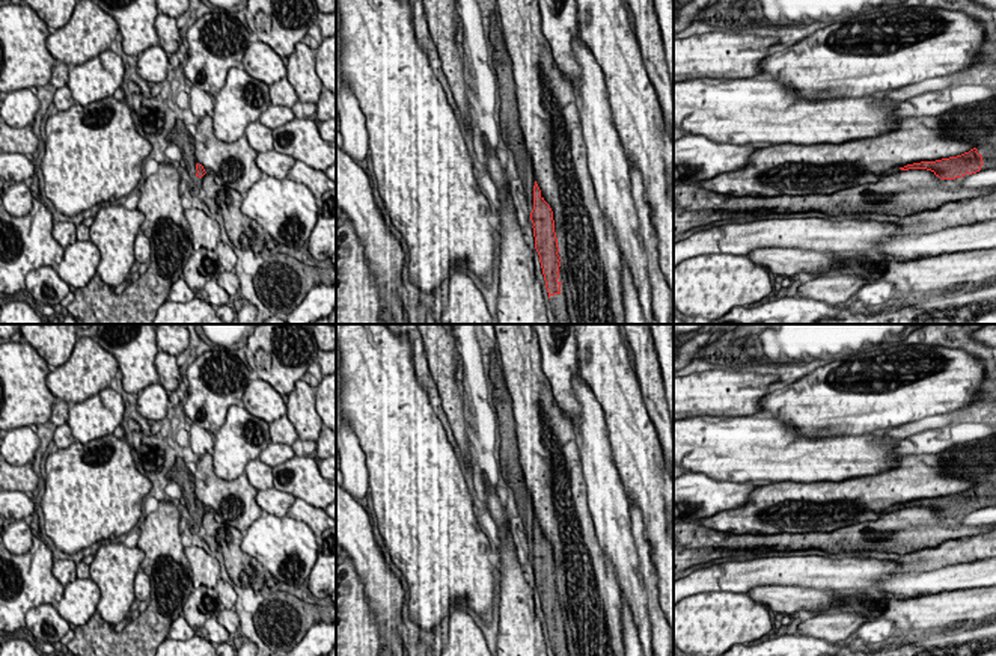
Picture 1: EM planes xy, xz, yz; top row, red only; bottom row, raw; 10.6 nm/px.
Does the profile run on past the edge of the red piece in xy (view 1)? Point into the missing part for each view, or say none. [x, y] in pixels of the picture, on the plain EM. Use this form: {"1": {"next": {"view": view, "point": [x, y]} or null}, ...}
{"1": {"next": null}}

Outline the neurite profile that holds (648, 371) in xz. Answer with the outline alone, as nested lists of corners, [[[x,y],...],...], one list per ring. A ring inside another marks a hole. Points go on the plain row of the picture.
[[[624,324],[624,330],[625,330],[628,344],[634,353],[634,362],[636,362],[634,372],[639,380],[645,407],[655,427],[663,458],[672,464],[672,472],[674,472],[674,430],[672,430],[672,421],[671,421],[671,415],[669,415],[669,409],[666,403],[661,368],[660,368],[658,356],[654,347],[654,339],[651,335],[651,326],[649,324]]]

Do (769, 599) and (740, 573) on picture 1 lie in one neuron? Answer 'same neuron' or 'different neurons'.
different neurons

